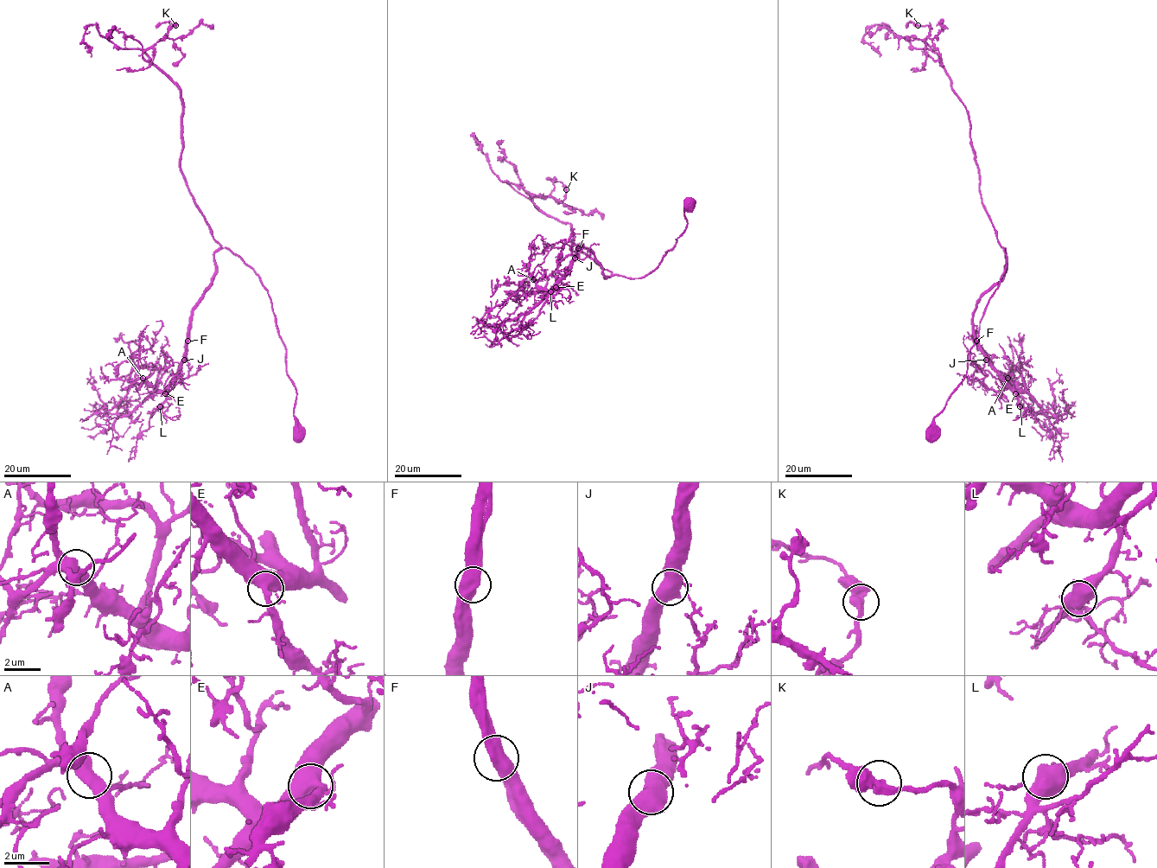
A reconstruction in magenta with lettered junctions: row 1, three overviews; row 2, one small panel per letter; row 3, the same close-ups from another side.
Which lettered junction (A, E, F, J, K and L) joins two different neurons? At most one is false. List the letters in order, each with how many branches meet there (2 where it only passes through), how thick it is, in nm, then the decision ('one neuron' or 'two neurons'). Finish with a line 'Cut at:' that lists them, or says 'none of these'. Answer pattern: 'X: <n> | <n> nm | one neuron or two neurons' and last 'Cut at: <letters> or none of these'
A: 2 | 600 nm | one neuron
E: 2 | 550 nm | one neuron
F: 2 | 600 nm | one neuron
J: 2 | 550 nm | one neuron
K: 2 | 480 nm | one neuron
L: 2 | 550 nm | one neuron
Cut at: none of these

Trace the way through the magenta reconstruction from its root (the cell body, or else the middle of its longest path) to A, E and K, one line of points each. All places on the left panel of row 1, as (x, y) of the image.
A: (298, 435), (271, 301), (225, 248), (214, 253), (176, 376), (162, 391), (143, 378)
E: (298, 435), (271, 301), (225, 248), (165, 393)
K: (298, 435), (295, 387), (268, 292), (258, 276), (213, 238), (181, 168), (181, 90), (143, 57), (175, 25)

